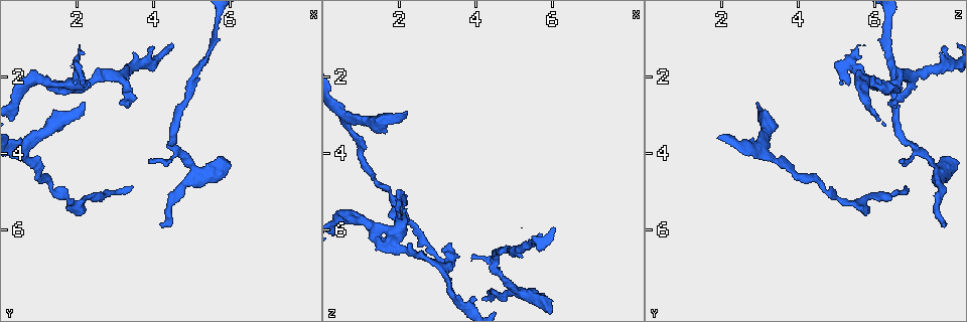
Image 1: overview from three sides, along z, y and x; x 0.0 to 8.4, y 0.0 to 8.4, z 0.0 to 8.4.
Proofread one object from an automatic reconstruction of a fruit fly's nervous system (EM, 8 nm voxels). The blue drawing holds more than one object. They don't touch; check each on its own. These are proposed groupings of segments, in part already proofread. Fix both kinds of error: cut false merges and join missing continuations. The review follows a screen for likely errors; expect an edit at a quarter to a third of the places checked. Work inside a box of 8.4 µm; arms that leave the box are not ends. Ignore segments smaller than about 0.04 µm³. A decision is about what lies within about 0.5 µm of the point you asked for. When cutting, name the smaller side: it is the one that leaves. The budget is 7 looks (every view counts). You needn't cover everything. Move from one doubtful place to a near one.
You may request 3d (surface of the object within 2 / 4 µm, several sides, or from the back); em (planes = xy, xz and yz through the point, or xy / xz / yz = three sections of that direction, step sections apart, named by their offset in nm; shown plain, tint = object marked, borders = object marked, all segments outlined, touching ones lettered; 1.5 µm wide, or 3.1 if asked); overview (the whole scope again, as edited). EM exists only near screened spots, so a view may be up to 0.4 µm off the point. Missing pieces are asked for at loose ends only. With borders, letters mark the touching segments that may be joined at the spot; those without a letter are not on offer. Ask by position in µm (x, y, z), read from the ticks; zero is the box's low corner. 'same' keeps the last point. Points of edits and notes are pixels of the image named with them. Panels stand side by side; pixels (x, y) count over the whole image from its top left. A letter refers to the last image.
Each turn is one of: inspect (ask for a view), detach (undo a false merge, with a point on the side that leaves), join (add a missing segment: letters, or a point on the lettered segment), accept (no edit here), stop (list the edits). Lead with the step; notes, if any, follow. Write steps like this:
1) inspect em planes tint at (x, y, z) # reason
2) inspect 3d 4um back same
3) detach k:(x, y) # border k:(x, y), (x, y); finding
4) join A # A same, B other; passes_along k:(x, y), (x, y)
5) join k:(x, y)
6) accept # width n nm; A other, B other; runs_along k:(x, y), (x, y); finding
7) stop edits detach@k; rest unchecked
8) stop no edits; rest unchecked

inspect em planes plain at (4.20, 5.85, 7.90) # tapers out

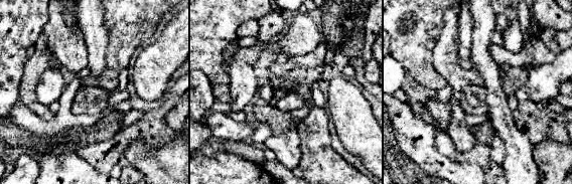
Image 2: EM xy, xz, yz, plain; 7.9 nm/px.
inspect em planes tint same

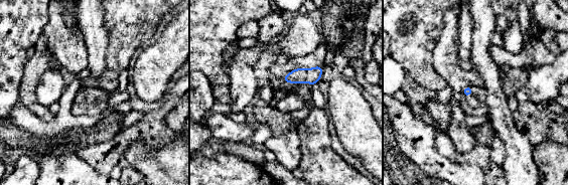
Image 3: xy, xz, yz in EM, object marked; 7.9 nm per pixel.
inspect em planes borders same

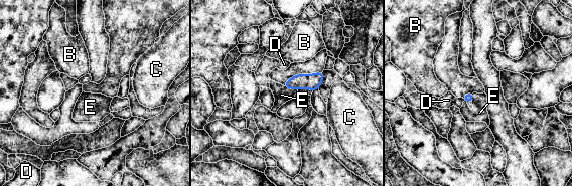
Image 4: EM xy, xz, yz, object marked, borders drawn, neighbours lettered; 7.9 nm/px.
join E # B other, C other, D other, E same; the neuron continues

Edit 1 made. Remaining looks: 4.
inspect em planes borders at (2.20, 2.70, 3.00) # free end

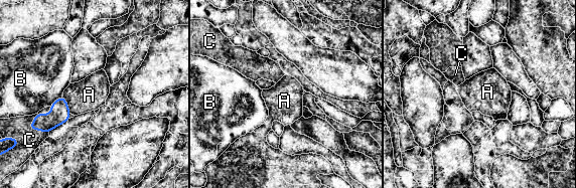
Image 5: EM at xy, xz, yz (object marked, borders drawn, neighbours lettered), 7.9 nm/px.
accept # width 150 nm; A other, B other, C other; border 5:(62, 96), (70, 113); none of them fits

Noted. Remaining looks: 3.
inspect 3d 2um back at (1.40, 4.95, 4.75) # narrows sharply

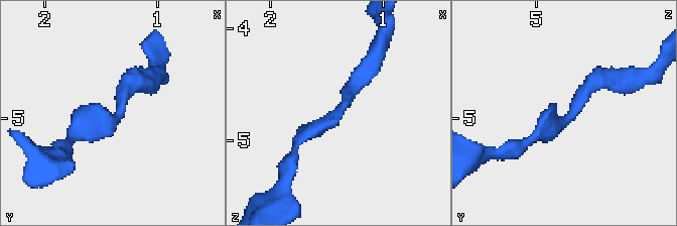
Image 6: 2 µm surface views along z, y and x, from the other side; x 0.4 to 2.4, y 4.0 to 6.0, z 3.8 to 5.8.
inspect em planes borders at (1.38, 4.96, 4.72) # now the EM

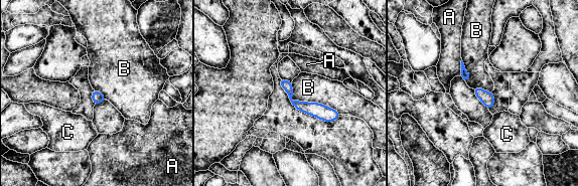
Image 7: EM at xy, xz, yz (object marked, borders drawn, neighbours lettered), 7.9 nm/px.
accept # longest_contact B 480 nm; A other, B other, C other; continuous, no second neuron

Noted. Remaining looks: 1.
stop edits join@4; rest unchecked

